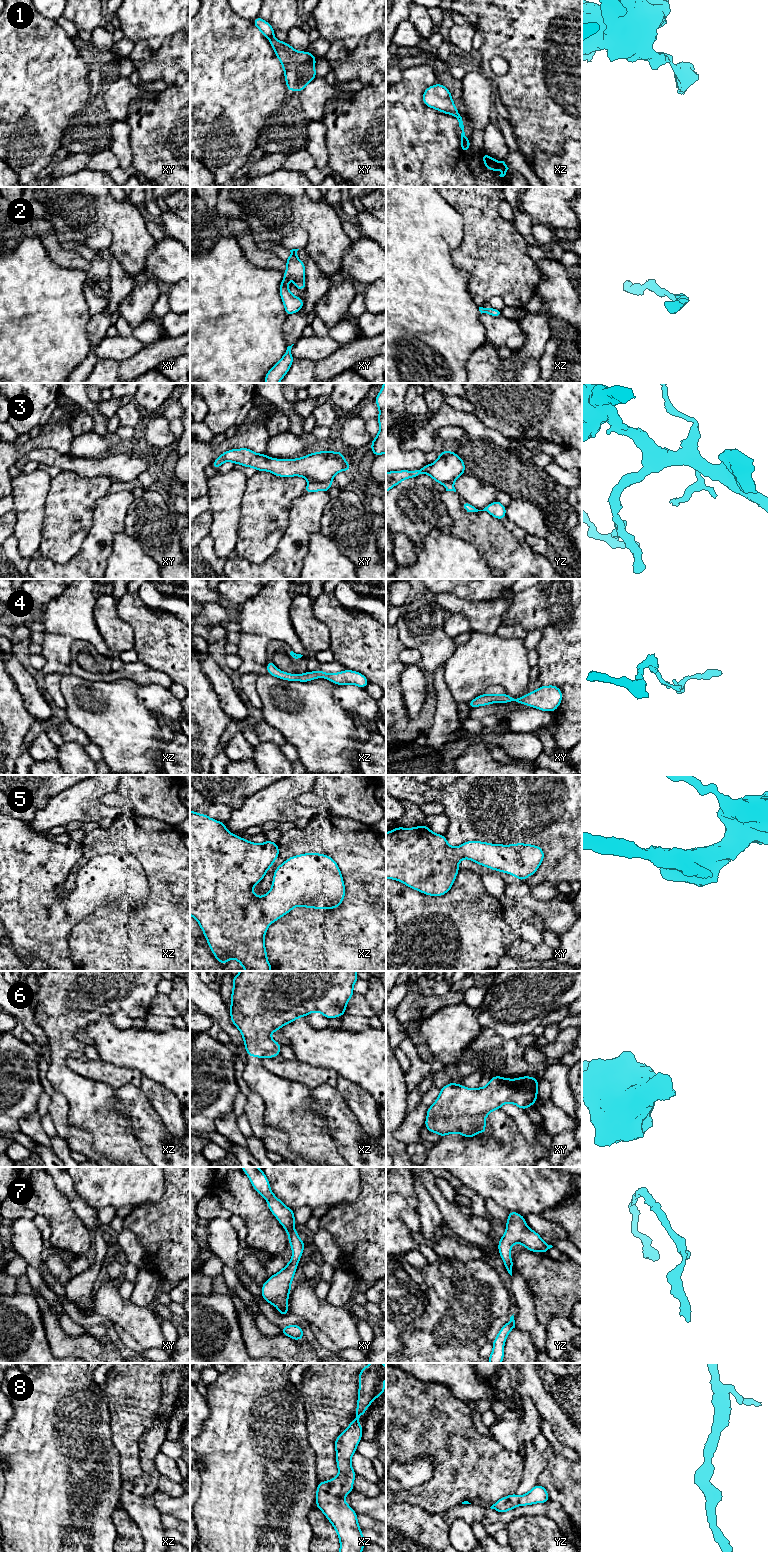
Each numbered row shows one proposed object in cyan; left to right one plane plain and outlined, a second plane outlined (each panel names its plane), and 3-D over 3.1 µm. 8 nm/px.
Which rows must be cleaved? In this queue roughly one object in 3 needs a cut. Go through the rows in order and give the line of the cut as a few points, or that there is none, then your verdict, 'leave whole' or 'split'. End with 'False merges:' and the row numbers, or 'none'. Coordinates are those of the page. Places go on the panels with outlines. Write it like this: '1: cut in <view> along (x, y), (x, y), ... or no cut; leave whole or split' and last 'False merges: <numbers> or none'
1: cut in xy along (272, 35), (269, 39); split
2: no cut; leave whole
3: cut in xy along (310, 481), (327, 481), (331, 483); split
4: no cut; leave whole
5: no cut; leave whole
6: no cut; leave whole
7: no cut; leave whole
8: no cut; leave whole
False merges: 1, 3

